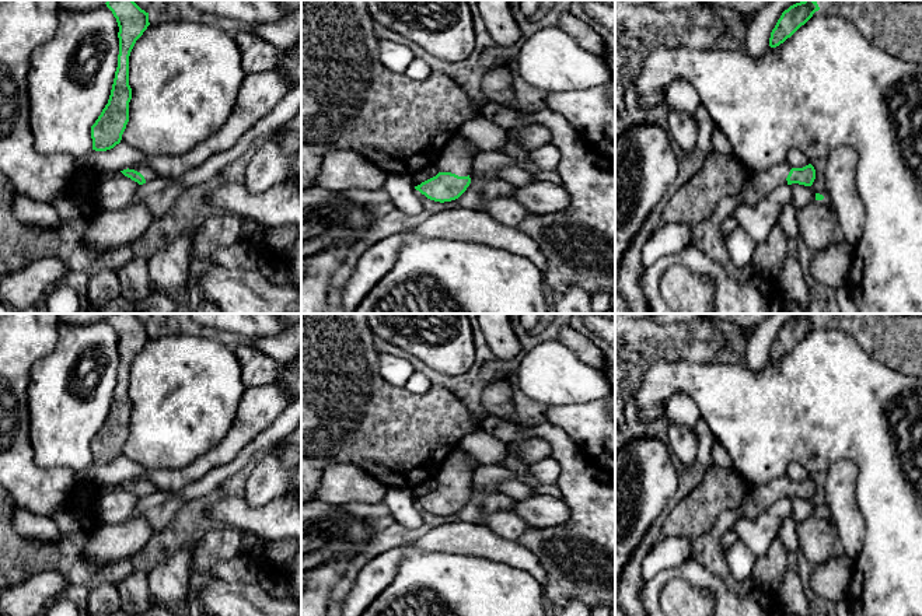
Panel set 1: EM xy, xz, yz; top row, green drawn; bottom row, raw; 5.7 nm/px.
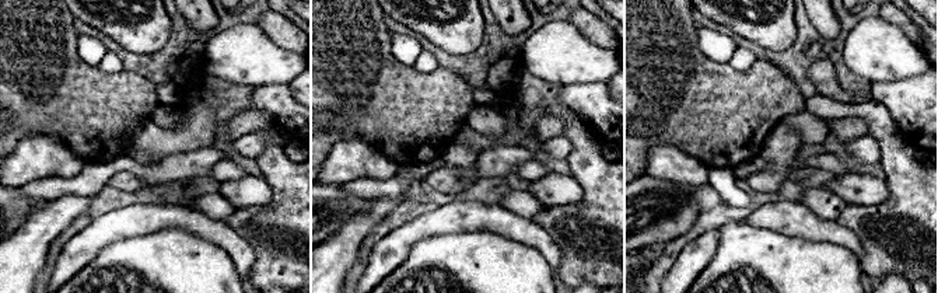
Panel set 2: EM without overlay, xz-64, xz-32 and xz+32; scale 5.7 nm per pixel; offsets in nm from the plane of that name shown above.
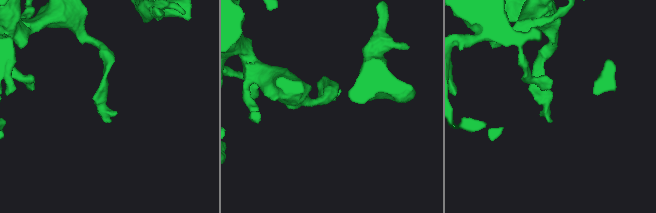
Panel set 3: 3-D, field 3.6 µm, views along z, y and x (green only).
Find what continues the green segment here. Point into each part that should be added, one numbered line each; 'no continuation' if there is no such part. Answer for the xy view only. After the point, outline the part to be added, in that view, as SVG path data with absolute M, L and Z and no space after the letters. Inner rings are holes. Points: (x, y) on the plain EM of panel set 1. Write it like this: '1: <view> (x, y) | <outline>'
1: xy (147, 486) | M135 479L135 480L129 482L129 483L135 483L137 486L140 486L144 490L146 497L156 491L154 484L147 479Z

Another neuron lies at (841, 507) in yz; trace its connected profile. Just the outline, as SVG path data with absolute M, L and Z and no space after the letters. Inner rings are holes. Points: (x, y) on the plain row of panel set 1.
M838 461L827 470L824 484L824 514L830 518L845 554L853 561L859 556L866 536L865 518L858 508L855 497L856 482L856 463Z

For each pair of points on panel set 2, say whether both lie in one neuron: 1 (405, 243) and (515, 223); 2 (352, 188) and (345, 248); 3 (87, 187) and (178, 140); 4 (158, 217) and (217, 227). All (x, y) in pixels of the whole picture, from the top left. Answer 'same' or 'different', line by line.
1: same
2: different
3: different
4: same

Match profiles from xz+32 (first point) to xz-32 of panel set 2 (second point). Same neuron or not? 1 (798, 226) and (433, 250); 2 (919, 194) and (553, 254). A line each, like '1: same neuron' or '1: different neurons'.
1: different neurons
2: different neurons

